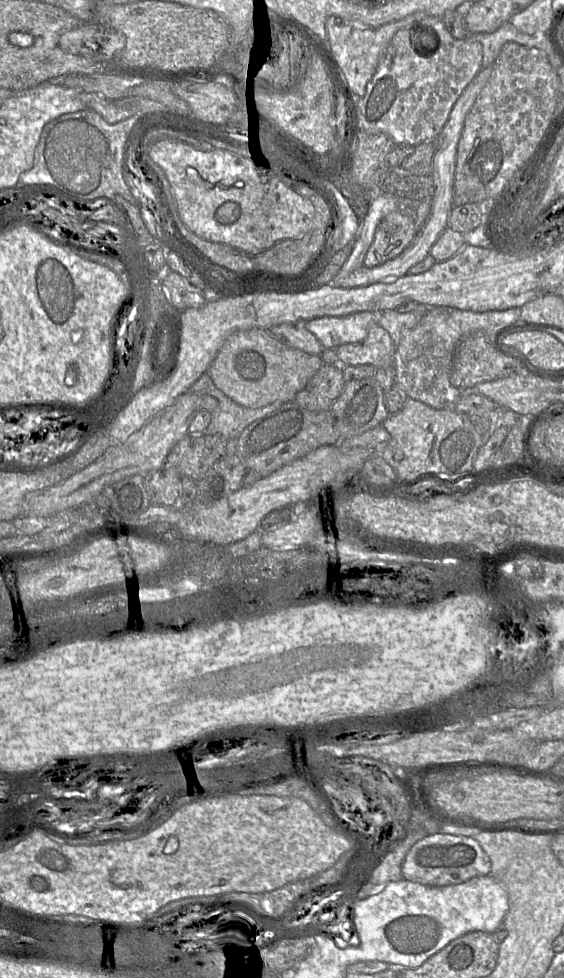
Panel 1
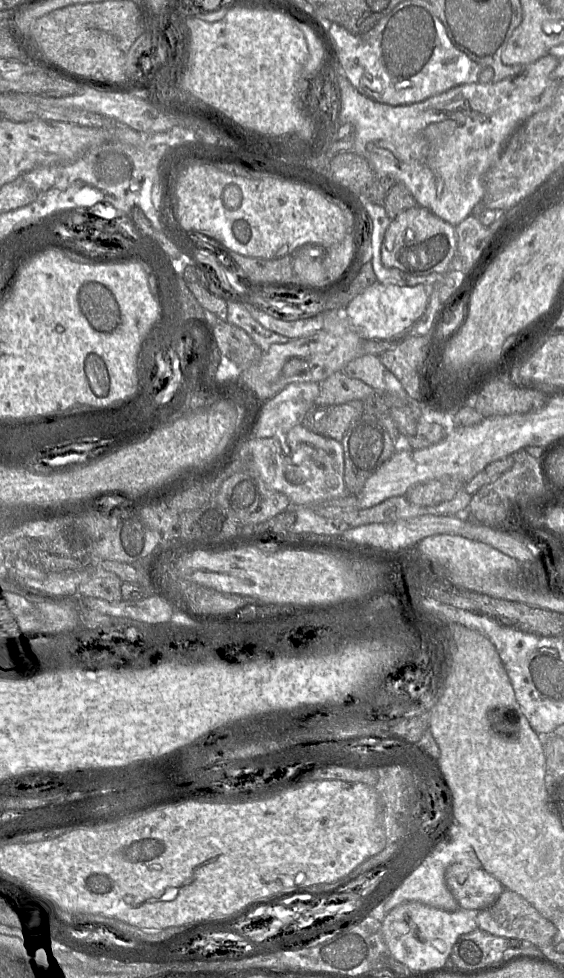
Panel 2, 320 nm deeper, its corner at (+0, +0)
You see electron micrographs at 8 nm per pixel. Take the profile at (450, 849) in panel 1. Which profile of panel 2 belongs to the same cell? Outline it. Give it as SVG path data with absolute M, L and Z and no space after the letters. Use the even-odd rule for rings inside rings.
M452 864L445 872L446 884L465 911L480 911L492 906L504 891L503 885L483 868Z

